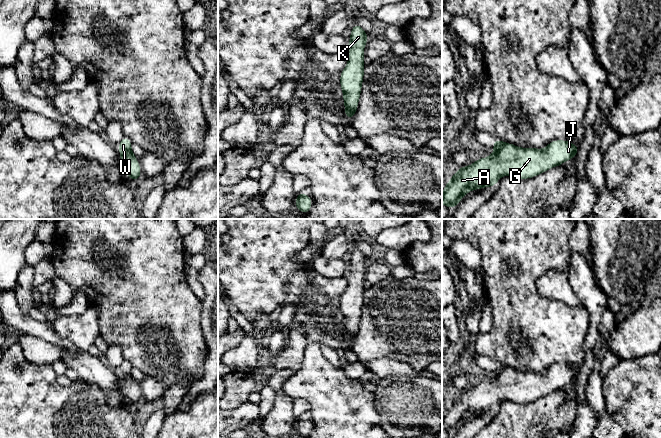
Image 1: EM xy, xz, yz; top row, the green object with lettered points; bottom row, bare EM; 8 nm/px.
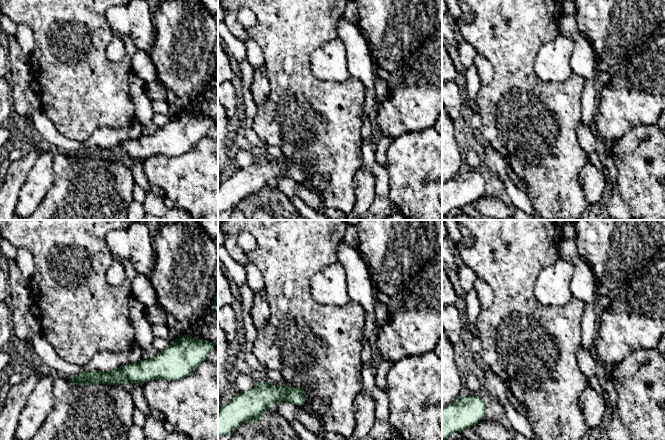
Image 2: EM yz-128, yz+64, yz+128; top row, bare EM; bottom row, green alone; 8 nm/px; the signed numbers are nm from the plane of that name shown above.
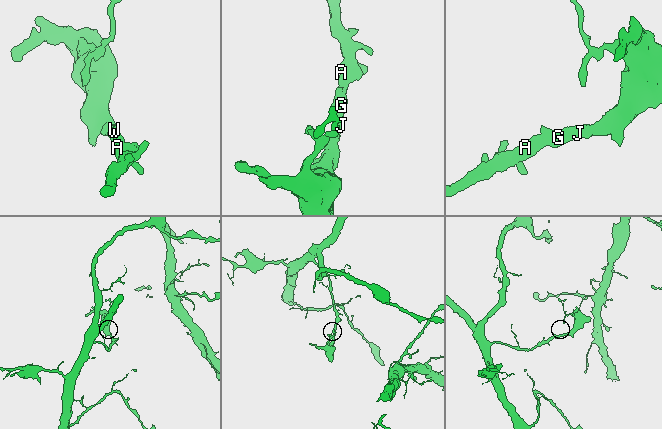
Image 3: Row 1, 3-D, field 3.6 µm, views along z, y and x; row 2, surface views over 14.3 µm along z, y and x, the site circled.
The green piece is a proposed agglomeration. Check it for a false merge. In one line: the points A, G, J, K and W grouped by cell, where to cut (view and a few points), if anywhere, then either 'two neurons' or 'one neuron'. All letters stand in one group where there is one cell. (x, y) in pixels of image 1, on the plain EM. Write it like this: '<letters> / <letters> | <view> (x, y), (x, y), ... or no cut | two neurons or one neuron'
A G J K W | no cut | one neuron

